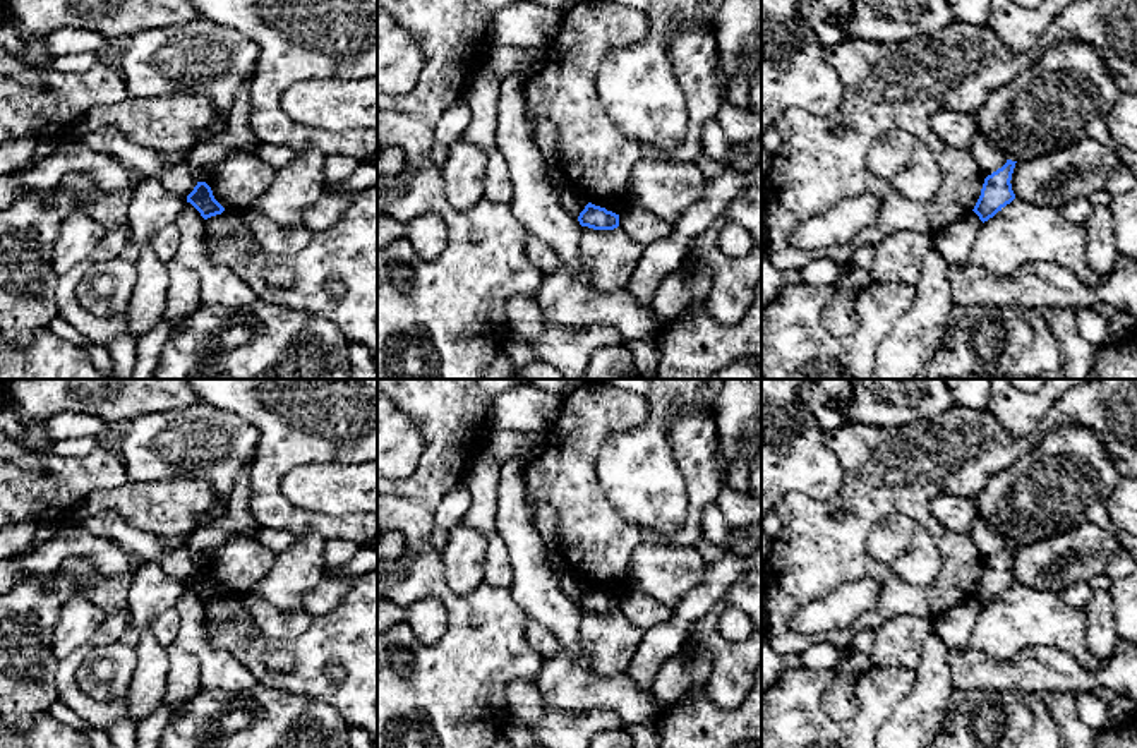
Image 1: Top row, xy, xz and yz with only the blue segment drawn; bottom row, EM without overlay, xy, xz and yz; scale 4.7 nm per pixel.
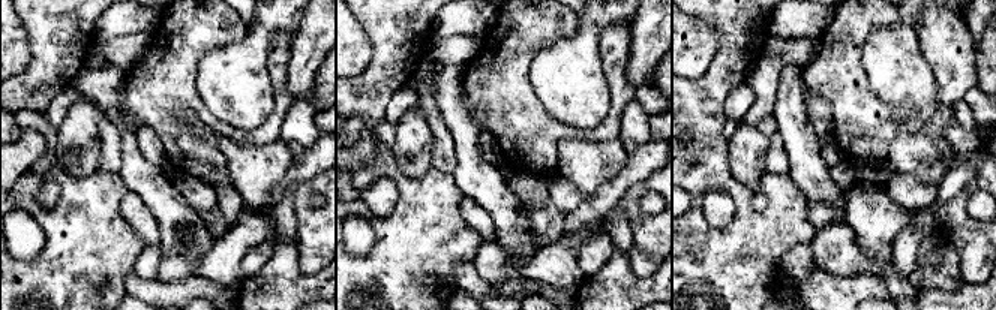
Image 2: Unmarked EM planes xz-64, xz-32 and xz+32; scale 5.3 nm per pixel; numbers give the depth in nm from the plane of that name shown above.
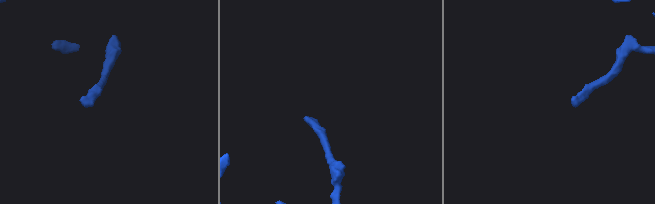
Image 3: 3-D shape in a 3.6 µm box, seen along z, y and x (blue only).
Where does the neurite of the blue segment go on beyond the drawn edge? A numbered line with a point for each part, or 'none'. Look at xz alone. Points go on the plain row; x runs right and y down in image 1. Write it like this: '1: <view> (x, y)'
none

